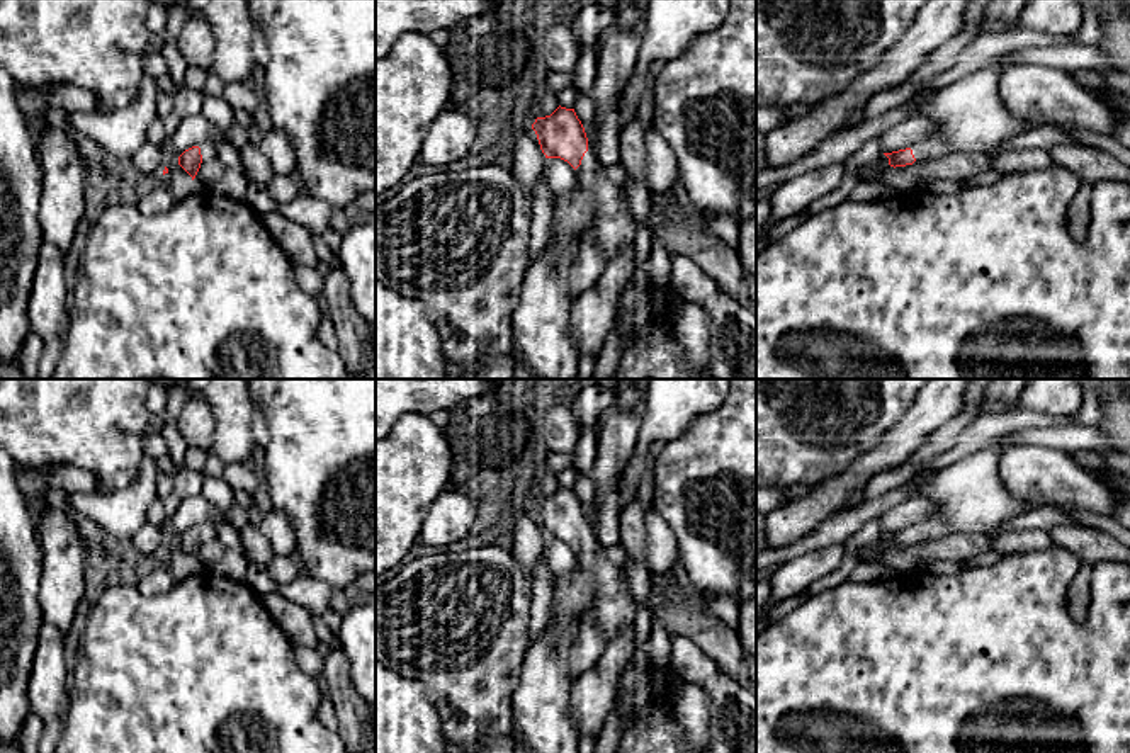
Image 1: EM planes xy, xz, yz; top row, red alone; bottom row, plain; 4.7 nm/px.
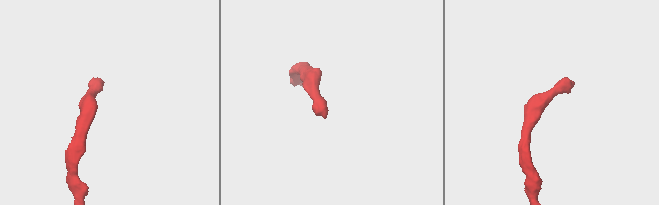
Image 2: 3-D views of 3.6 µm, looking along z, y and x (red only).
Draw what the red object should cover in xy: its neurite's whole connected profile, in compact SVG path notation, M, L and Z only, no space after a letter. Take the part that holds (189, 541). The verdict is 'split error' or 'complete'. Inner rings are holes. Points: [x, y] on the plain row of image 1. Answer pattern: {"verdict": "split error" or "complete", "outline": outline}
{"verdict": "split error", "outline": "M207 522L201 527L192 527L189 530L185 530L180 537L178 537L178 546L192 558L192 561L195 559L201 544L204 541L214 539L216 537L216 525L214 522Z"}

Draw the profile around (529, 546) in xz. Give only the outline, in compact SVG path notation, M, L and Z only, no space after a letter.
M530 507L513 508L511 513L515 517L515 542L510 552L520 564L527 580L532 581L534 569L544 558L547 539L542 534L537 515Z

